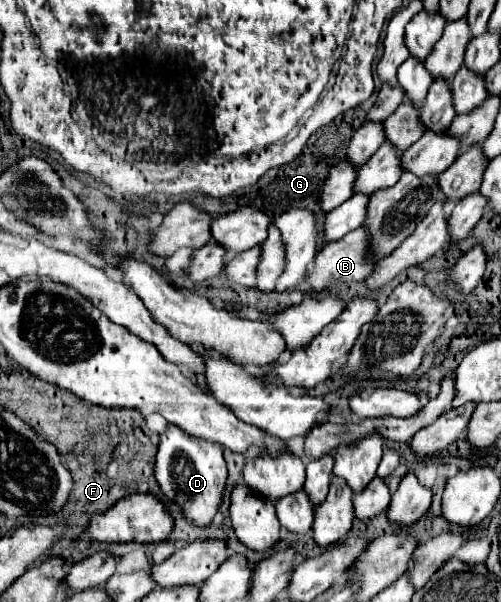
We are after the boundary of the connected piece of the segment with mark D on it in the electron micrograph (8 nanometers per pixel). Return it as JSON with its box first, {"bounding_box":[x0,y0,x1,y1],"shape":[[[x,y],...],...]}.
{"bounding_box":[155,424,227,526],"shape":[[[167,424],[159,440],[155,478],[165,496],[183,506],[183,512],[191,522],[195,522],[197,526],[207,526],[217,514],[227,480],[223,450],[215,442],[193,438],[191,434],[185,434],[185,430],[177,430],[177,426]]]}

